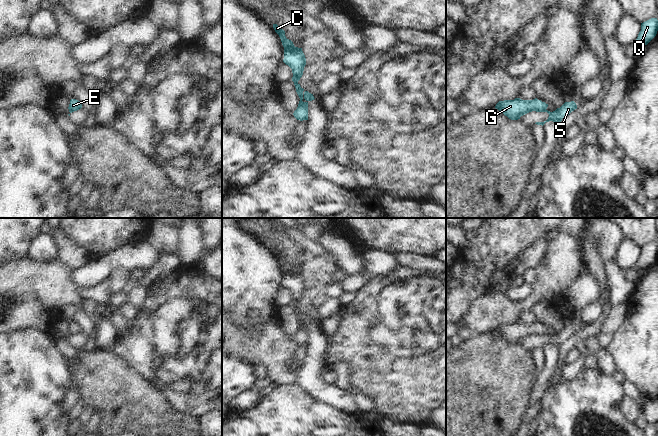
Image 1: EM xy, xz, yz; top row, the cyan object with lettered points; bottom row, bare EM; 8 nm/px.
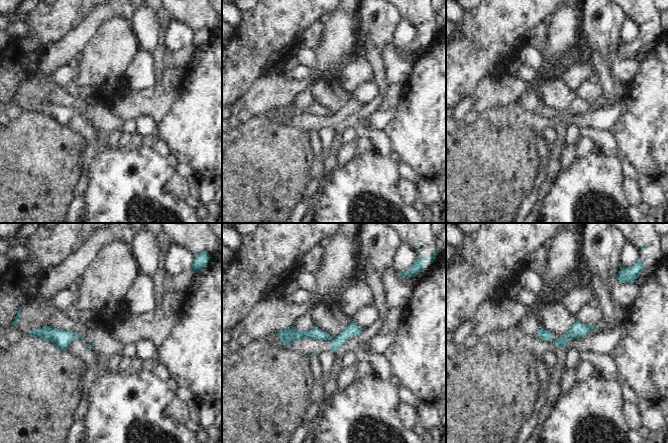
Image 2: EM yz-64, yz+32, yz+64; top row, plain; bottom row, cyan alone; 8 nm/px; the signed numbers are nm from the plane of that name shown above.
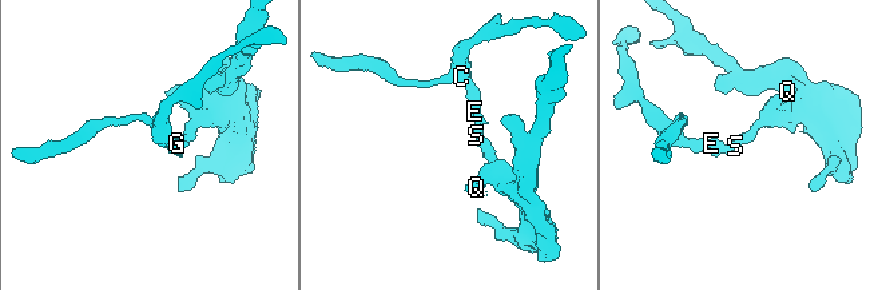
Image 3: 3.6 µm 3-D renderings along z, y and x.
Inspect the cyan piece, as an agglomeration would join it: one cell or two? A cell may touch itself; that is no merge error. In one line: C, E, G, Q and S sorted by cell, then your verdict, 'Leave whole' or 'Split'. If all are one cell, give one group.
Groups: C E G / Q S. Split

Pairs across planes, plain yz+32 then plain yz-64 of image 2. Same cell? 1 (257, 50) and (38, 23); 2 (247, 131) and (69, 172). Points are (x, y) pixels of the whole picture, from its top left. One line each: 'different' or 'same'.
1: same
2: same

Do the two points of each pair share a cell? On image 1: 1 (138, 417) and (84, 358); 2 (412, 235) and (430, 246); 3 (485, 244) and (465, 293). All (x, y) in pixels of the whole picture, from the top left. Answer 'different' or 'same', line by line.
1: same
2: same
3: same

